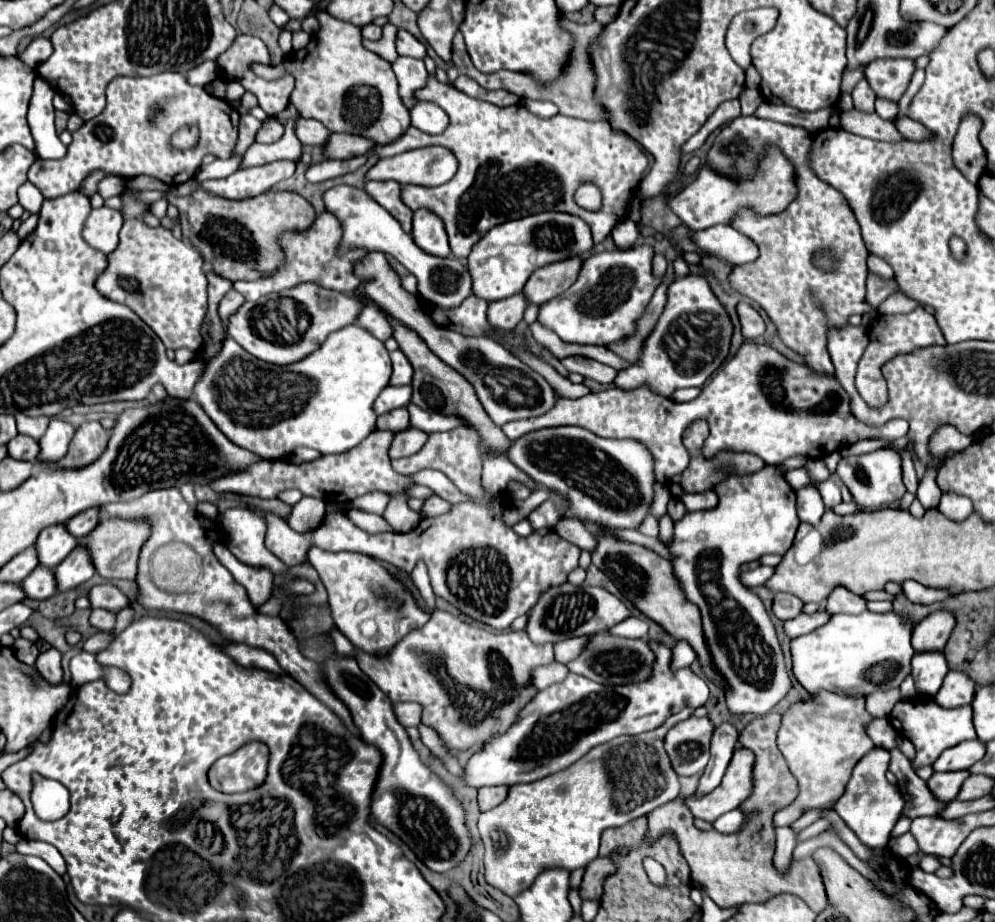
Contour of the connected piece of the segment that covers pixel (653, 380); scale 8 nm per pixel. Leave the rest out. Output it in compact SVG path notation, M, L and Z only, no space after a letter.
M688 275L676 279L668 287L664 313L660 315L652 333L644 339L640 357L626 369L618 371L614 385L620 389L636 389L648 385L654 393L670 397L682 387L702 387L704 381L720 367L728 355L732 337L732 323L708 287L706 277Z

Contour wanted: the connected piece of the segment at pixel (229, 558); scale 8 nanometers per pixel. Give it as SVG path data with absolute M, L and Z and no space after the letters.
M216 543L214 545L214 553L230 569L230 573L234 575L234 579L246 587L248 597L250 597L250 601L252 601L254 607L262 605L270 597L270 593L272 593L272 573L268 569L252 569L252 567L240 563L226 549L224 543Z

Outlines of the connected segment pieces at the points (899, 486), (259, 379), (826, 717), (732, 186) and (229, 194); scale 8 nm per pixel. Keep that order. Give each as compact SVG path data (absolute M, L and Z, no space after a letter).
M878 449L858 457L846 457L838 463L838 475L848 487L848 491L852 493L854 501L864 509L890 507L906 493L902 483L902 461L900 461L900 455L892 449Z
M348 325L332 333L320 349L286 367L264 363L244 351L236 341L232 341L232 337L226 337L220 353L206 361L200 381L196 381L194 397L232 443L250 449L264 459L288 457L296 447L310 447L318 449L322 455L330 455L352 449L374 431L376 415L372 411L372 403L388 385L390 373L392 365L384 343L358 325Z
M822 691L812 697L812 701L794 705L782 717L778 749L788 761L792 775L798 779L800 795L792 805L774 815L774 825L790 825L802 815L804 809L824 807L842 797L854 765L874 747L872 739L864 731L868 721L872 721L872 717L866 713L862 697L842 697L830 691Z
M770 147L768 155L764 157L764 169L760 169L760 175L754 177L752 181L744 181L742 185L718 175L716 171L710 169L710 165L704 165L698 177L690 185L686 185L678 195L668 197L668 207L682 219L684 225L688 225L694 231L718 223L730 223L736 211L746 205L752 205L762 215L780 213L794 197L796 197L796 187L794 187L792 165L778 149Z
M272 161L260 167L236 171L224 179L202 181L200 187L212 195L226 199L248 199L272 189L278 181L292 177L296 169L294 161Z

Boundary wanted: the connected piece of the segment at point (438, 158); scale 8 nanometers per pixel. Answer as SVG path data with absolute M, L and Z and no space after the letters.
M422 147L388 159L378 159L378 163L366 173L366 181L392 179L400 185L412 183L422 187L436 187L450 181L456 169L458 161L450 149Z

